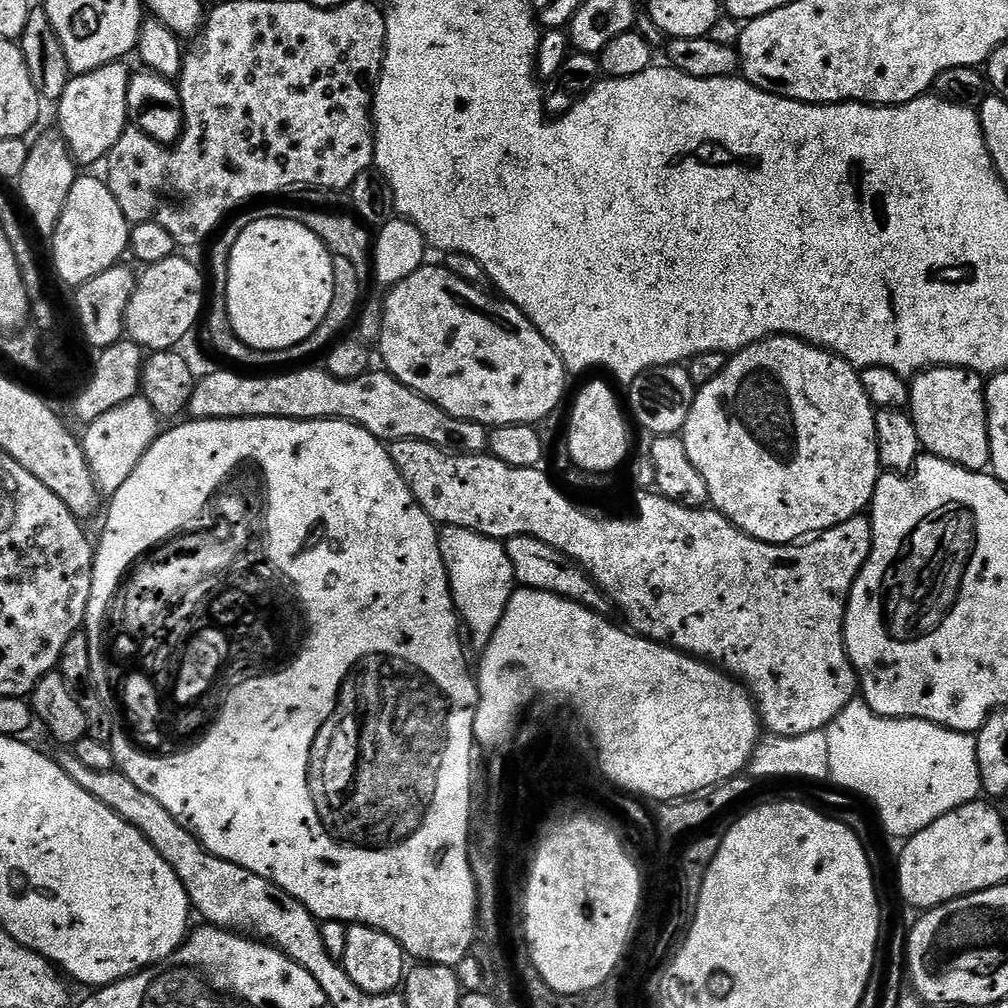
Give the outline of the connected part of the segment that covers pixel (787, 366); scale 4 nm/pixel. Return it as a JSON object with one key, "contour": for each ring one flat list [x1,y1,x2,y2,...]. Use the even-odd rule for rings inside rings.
{"contour":[[767,336,749,348,741,348,729,359,728,365,722,374,718,374,718,378,714,378,714,382,706,382,706,386,698,389,682,429,682,439,686,454,690,454,690,462,694,462,694,470,698,470,706,482,711,507,725,516,734,527,756,540,767,544,794,544,861,515,871,505,876,483,882,475,876,441,876,414,877,409,870,402,866,390,862,390,860,372,841,356,807,344,797,336]]}

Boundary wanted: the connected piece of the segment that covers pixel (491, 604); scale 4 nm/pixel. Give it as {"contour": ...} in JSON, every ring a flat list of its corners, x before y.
{"contour":[[444,526,439,529,439,533,440,553,446,566,448,584,452,587,452,600,456,603,463,627,466,632,468,627,472,635,473,646,476,650,482,650,494,634,514,591,510,558,506,558,506,550,501,541,491,540,489,536,474,530]]}

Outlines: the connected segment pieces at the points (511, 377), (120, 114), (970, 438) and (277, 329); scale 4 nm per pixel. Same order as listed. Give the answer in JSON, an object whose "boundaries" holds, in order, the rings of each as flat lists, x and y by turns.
{"boundaries":[[[423,266,416,272,410,274,405,280,398,282,390,288,388,297,383,297,383,316,381,318,381,334,378,339,380,346,380,356,384,359,383,367,394,378,398,378,406,386,410,386,418,394,425,396,430,402,434,402,446,414,454,418,462,418,470,422,478,422,485,428,501,428,511,424,531,424,539,425,539,420,544,420,560,403,564,400,564,387,570,379,569,373,564,367,562,358,550,346,550,342,540,331,521,314,520,311,503,298,497,298,495,295,487,296,487,291,481,290,474,284,468,284,462,278,458,278,453,272,448,271,447,267,429,268]],[[117,62,98,66,98,70,90,70,73,75,68,81,66,90,62,90,60,99,55,105,58,135,63,140,68,152,77,165,96,164,107,157,108,152,122,138,122,134,130,127,126,110,126,90,130,68,127,63]],[[929,368,917,375,910,384,910,415,914,422,914,430,918,430,921,449,929,456,937,456,954,466,962,466,971,472,985,471,990,465,990,434,988,433,988,411,986,410,986,398,984,386,986,380,979,372,971,372,968,368]],[[270,217,249,222,230,250,226,282,225,306,237,338,254,351,276,352,310,338,334,302,332,257,322,238,298,221]]]}

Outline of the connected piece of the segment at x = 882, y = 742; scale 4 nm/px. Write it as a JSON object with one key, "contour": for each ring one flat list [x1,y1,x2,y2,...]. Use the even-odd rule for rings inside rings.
{"contour":[[853,698,851,702,844,707,842,714,830,722,825,731,827,739,827,749,830,750,830,780,837,789,843,790,861,801,870,803,876,807,876,812,880,815,880,824,892,836,907,838,918,834,918,830,926,830,930,822,938,822,942,814,950,814,950,810,958,810,958,806,966,806,972,800,981,795,980,771,978,770,978,754,976,753,976,737,967,732,955,732,949,728,943,728,937,724,931,724,929,720,893,720,891,716,879,716,878,713,865,704,863,699]]}

